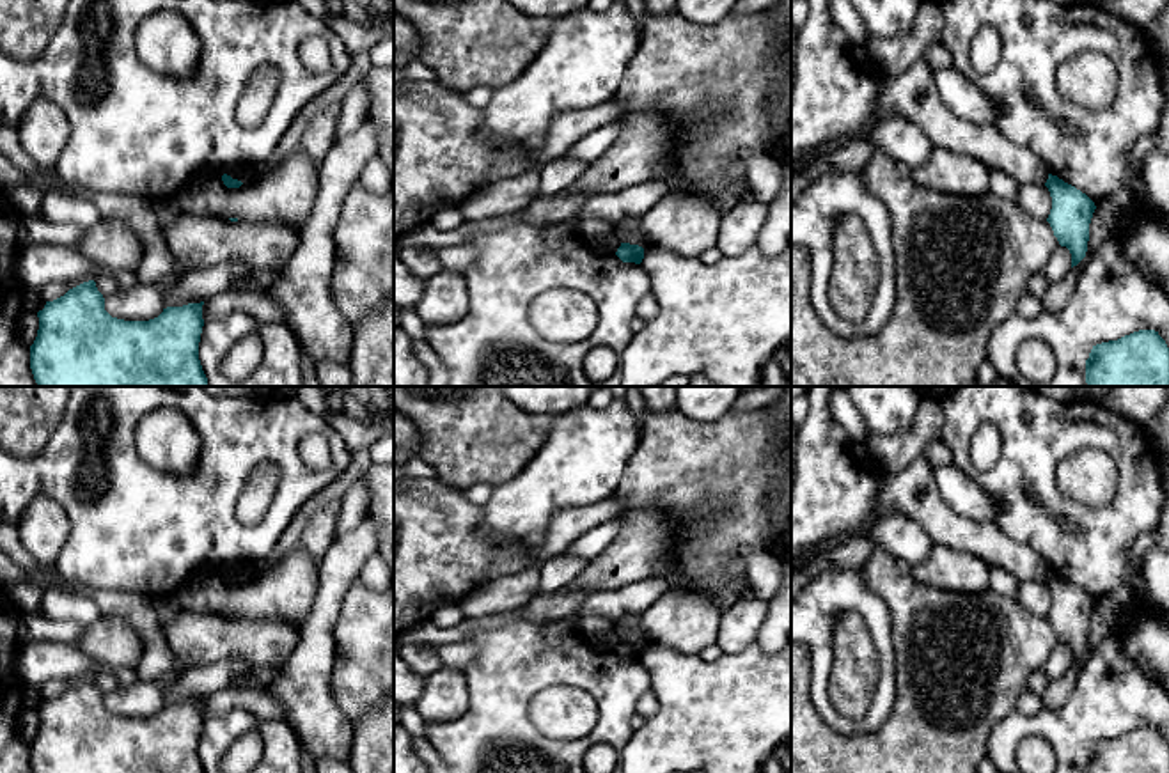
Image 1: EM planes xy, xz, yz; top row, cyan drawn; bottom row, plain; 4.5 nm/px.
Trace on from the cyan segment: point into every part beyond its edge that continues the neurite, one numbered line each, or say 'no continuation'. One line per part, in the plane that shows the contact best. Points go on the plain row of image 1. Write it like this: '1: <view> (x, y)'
no continuation

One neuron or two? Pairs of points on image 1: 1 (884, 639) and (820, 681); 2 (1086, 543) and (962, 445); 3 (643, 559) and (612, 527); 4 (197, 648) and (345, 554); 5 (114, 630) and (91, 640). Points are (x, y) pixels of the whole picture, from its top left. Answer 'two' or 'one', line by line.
1: one
2: one
3: two
4: two
5: one

